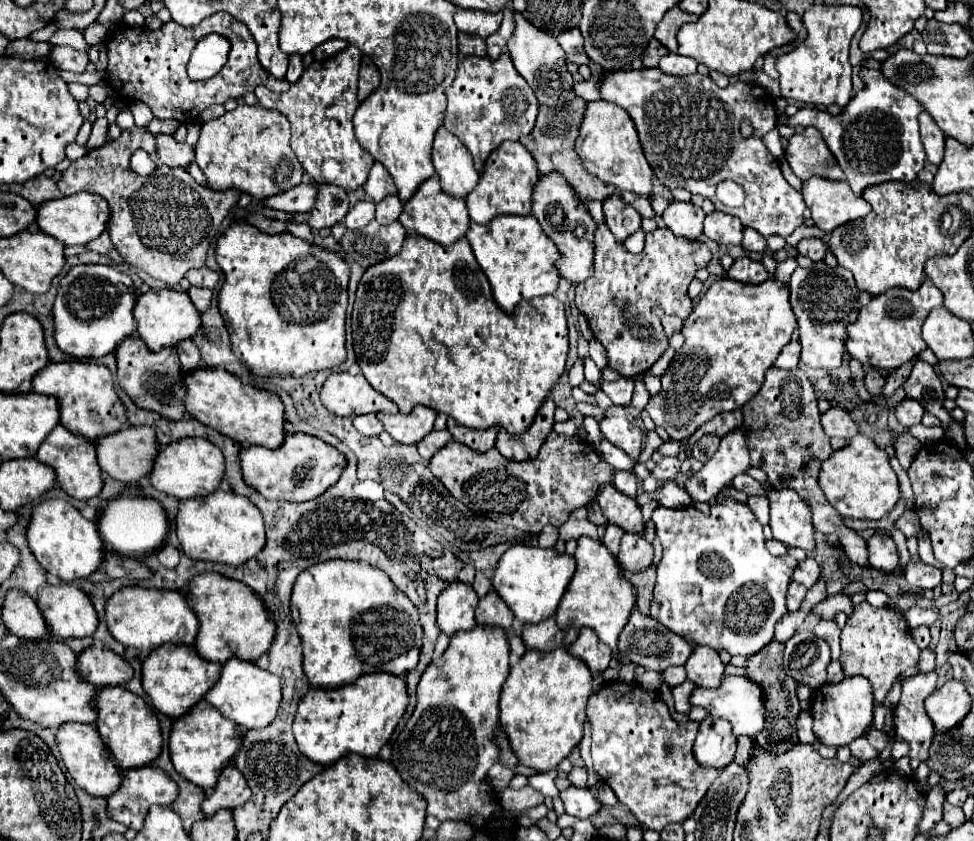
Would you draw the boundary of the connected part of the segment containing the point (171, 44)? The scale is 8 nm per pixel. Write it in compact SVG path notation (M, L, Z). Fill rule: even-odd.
M217 12L205 18L201 24L185 28L177 22L165 22L159 30L149 30L147 26L129 28L123 26L105 40L107 48L107 82L115 96L123 102L141 100L145 102L155 118L173 118L181 124L191 124L199 114L211 104L225 104L229 98L241 98L245 92L253 92L257 86L269 86L275 92L285 92L289 84L285 80L273 78L265 72L257 60L257 46L247 28L227 12ZM205 34L223 34L231 42L231 52L227 64L219 74L205 82L191 82L187 78L187 62L193 46Z

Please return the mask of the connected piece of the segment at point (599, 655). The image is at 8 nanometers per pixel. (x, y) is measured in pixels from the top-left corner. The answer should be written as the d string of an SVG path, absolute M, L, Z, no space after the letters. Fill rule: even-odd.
M587 628L579 630L577 640L567 650L569 650L571 656L581 658L593 674L595 672L603 672L609 666L609 662L611 662L611 648L605 646L593 634L593 630L587 630Z

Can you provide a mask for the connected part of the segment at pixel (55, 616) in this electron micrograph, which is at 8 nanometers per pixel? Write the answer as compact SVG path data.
M43 584L37 592L37 606L53 636L83 638L97 630L97 612L89 596L77 586Z

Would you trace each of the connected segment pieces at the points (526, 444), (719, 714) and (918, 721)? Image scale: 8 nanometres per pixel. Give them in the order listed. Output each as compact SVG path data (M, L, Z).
M547 398L533 426L525 434L519 434L517 438L513 438L511 434L505 434L505 430L499 430L495 448L501 450L501 456L505 456L511 462L533 460L539 454L541 444L547 440L549 432L553 430L553 414L555 414L555 402L553 398Z
M725 676L719 684L719 688L695 688L691 692L691 706L701 706L705 710L709 710L709 714L713 718L723 718L731 724L733 728L733 734L739 736L739 734L745 734L745 736L757 736L761 730L763 730L763 724L765 724L765 718L763 718L763 700L761 700L763 692L757 684L749 682L745 676Z
M921 672L921 674L909 676L903 682L901 700L893 708L893 738L897 742L909 744L907 756L911 760L927 760L927 756L929 756L929 746L931 746L931 740L935 736L935 730L933 730L933 722L929 722L929 716L925 714L923 702L935 688L937 688L937 672Z

